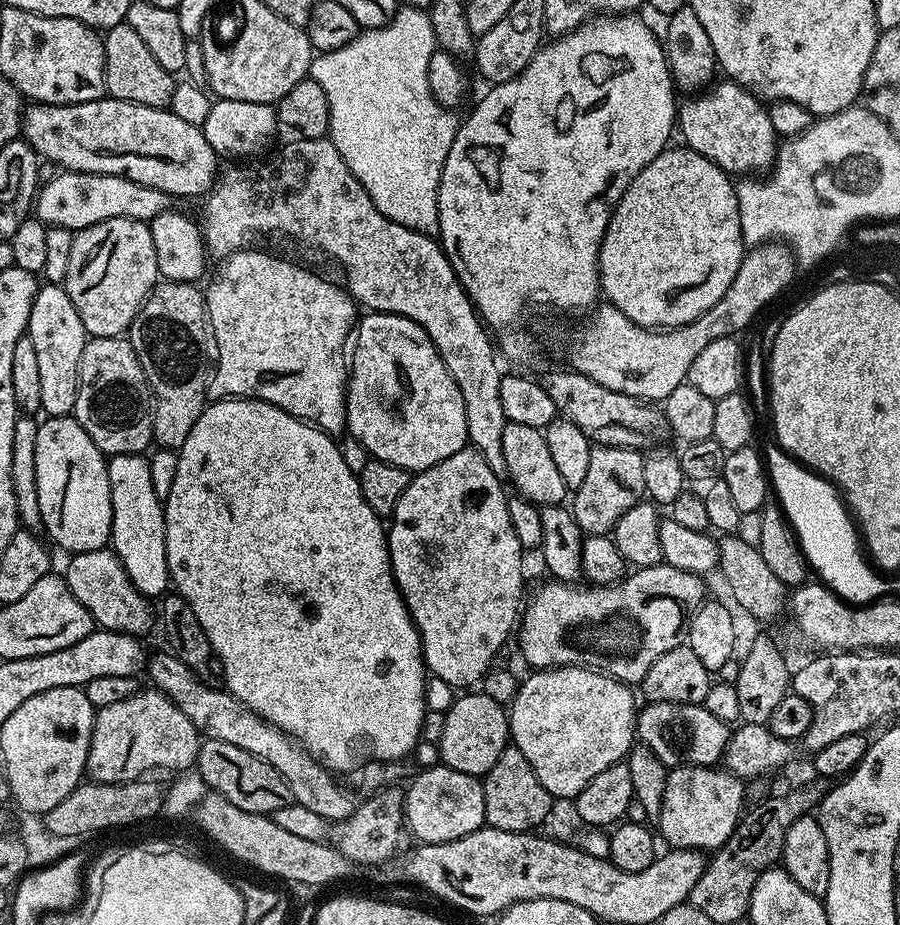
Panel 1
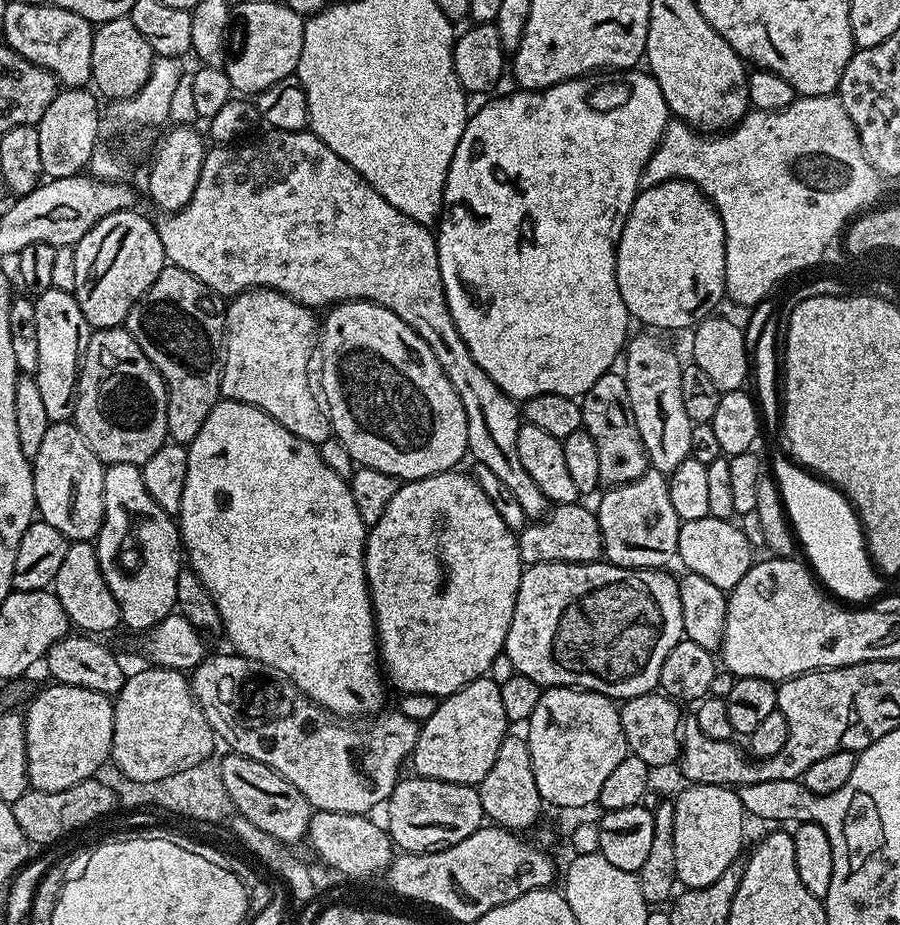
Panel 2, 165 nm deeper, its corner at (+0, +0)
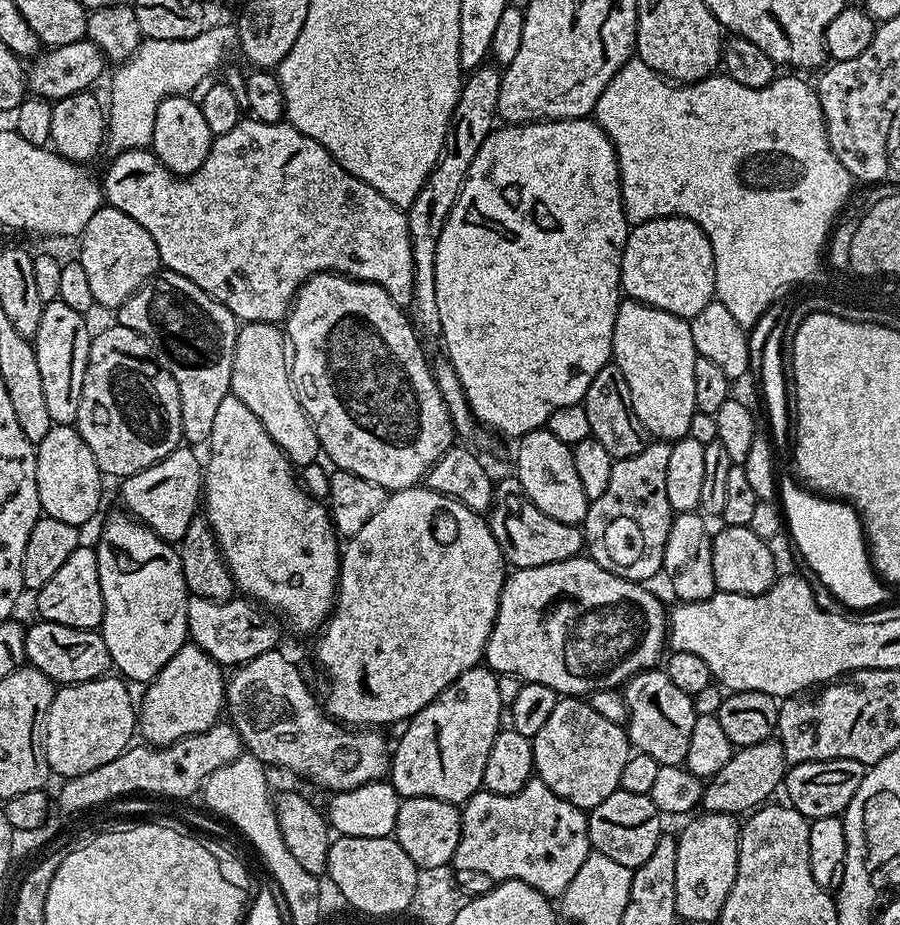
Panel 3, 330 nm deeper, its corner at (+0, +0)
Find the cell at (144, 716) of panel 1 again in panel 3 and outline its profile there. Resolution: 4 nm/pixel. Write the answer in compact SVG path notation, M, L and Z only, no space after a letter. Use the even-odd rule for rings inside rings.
M186 642L158 670L153 680L143 689L144 697L138 700L138 732L149 745L173 744L190 734L202 734L221 719L226 708L225 669L206 650Z

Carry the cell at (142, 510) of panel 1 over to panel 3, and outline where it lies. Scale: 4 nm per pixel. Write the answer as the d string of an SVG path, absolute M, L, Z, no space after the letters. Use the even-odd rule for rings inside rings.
M128 514L123 515L110 517L100 528L100 541L94 544L98 558L98 582L102 586L104 603L104 621L99 631L106 642L106 650L110 650L115 671L125 681L137 680L140 686L144 686L155 678L166 662L170 662L170 658L174 658L174 654L178 654L180 647L189 639L190 593L182 574L179 551L139 520Z

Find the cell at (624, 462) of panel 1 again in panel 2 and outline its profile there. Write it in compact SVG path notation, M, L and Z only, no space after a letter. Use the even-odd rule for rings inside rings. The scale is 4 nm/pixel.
M613 370L602 374L594 386L584 393L580 406L583 428L598 446L598 478L605 489L617 488L620 484L634 482L634 478L642 478L650 465L648 455L642 442L642 434L638 434L638 422L634 422L634 410L630 410L630 394L626 390L626 382L619 371Z

